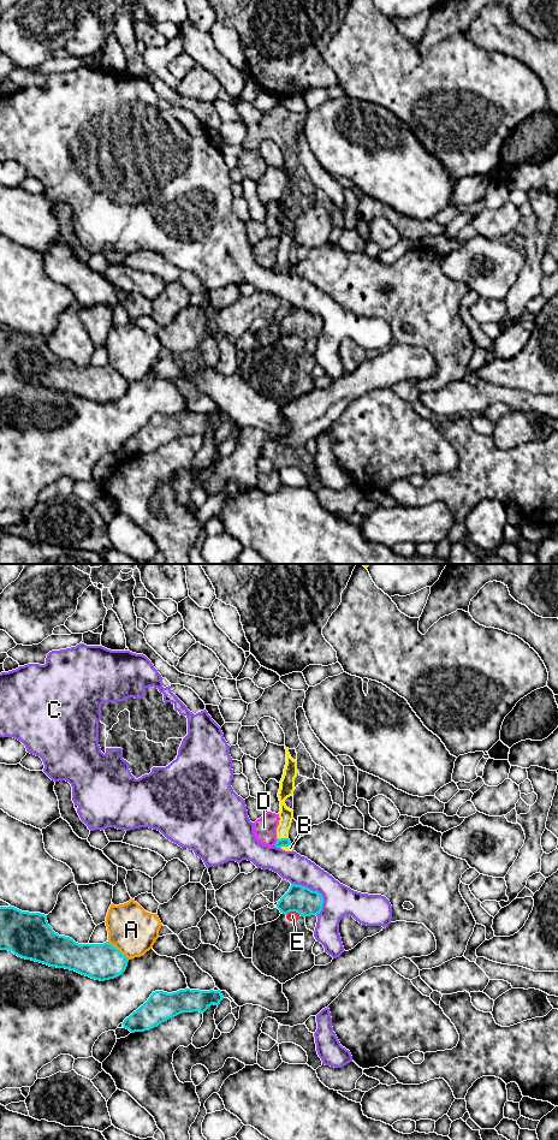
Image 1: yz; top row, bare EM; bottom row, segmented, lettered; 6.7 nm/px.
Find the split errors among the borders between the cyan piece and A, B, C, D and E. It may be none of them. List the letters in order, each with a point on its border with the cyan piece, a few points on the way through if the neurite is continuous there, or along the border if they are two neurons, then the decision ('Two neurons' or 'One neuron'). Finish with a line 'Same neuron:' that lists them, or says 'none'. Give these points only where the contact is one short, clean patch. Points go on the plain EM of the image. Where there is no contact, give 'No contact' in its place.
A: Touches cyan at yz (117, 372). Two neurons
B: Touches cyan at yz (283, 261). Path across: yz (283, 265), (283, 261), (285, 237). One neuron
C: Touches cyan at yz (316, 314). Two neurons
D: Touches cyan at yz (277, 265). Boundary: yz (277, 261), (274, 267). Two neurons
E: Touches cyan at yz (294, 333). Boundary: yz (286, 336), (295, 334), (300, 337). Two neurons
Same neuron: B

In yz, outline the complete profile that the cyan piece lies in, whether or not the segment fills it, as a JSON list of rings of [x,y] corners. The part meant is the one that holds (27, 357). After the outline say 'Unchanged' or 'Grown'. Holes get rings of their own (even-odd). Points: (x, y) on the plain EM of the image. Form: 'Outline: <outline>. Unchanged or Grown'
Outline: [[[11,328],[0,329],[0,373],[100,404],[121,398],[129,385],[108,364],[78,367],[70,360],[55,356],[48,348],[47,338],[22,334]]]. Unchanged

